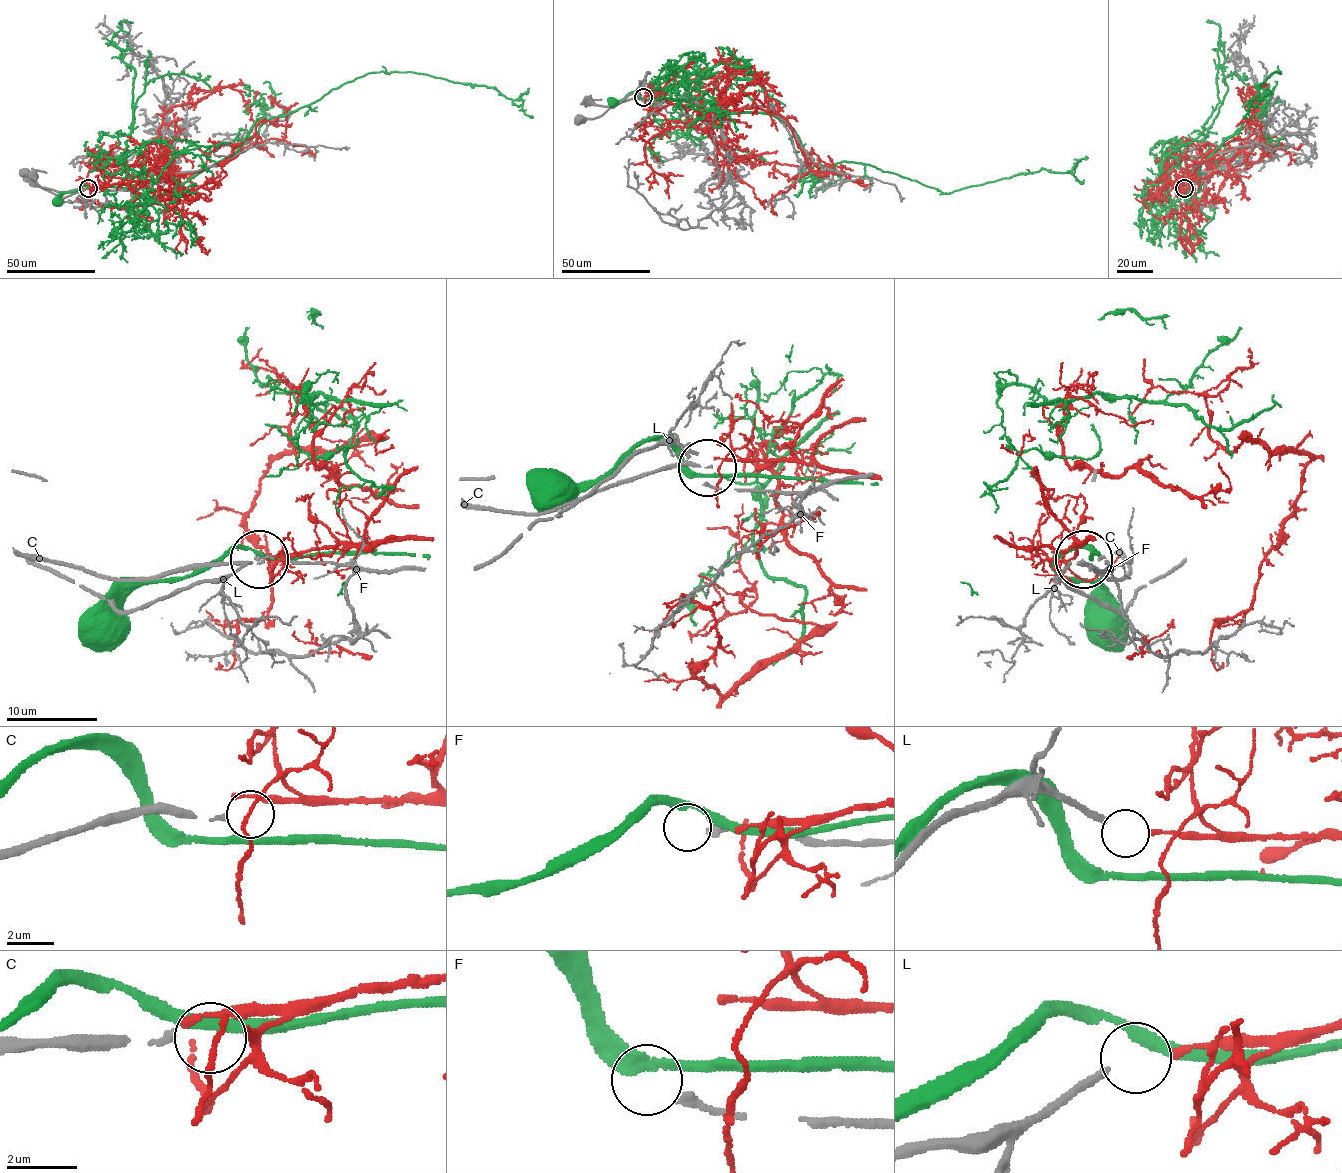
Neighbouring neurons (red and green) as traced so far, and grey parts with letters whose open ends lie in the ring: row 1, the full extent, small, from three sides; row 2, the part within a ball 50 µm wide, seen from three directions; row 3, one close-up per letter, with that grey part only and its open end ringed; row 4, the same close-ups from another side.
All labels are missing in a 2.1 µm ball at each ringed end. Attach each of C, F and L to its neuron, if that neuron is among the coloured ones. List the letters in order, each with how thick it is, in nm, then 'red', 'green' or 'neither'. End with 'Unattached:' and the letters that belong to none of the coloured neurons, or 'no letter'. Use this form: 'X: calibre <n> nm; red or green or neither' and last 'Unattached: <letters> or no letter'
C: calibre 200 nm; neither
F: calibre 280 nm; neither
L: calibre 240 nm; red
Unattached: C, F

